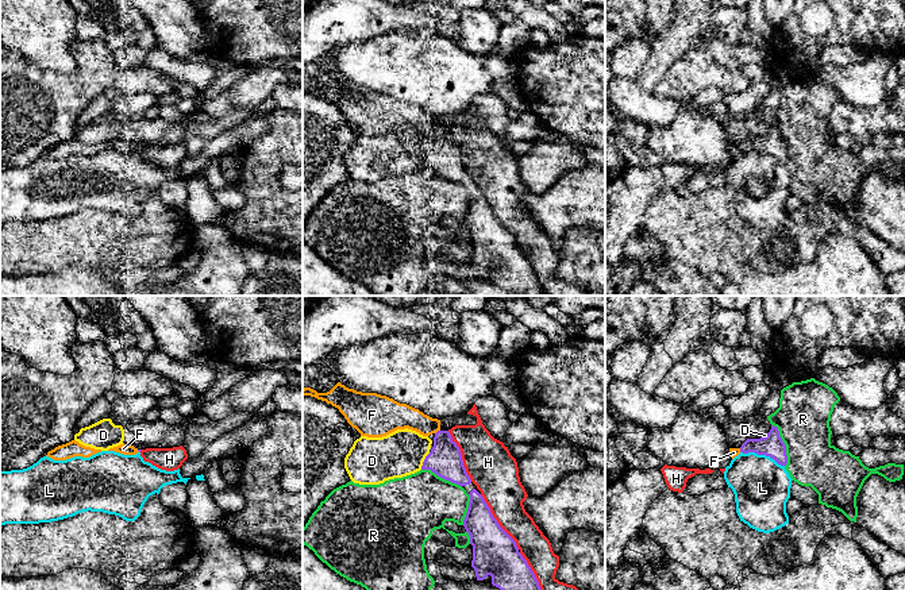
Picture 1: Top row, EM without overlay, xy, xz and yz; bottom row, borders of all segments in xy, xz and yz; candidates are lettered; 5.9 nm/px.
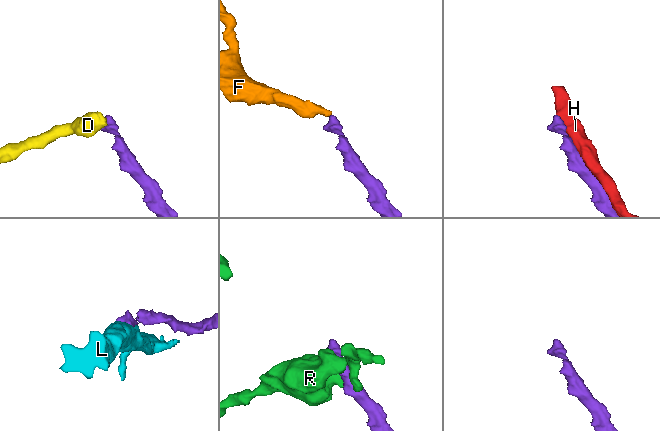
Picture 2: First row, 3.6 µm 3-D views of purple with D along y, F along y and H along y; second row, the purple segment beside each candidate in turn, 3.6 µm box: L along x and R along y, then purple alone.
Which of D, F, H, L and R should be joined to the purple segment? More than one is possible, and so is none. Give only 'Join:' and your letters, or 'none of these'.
Join: F

